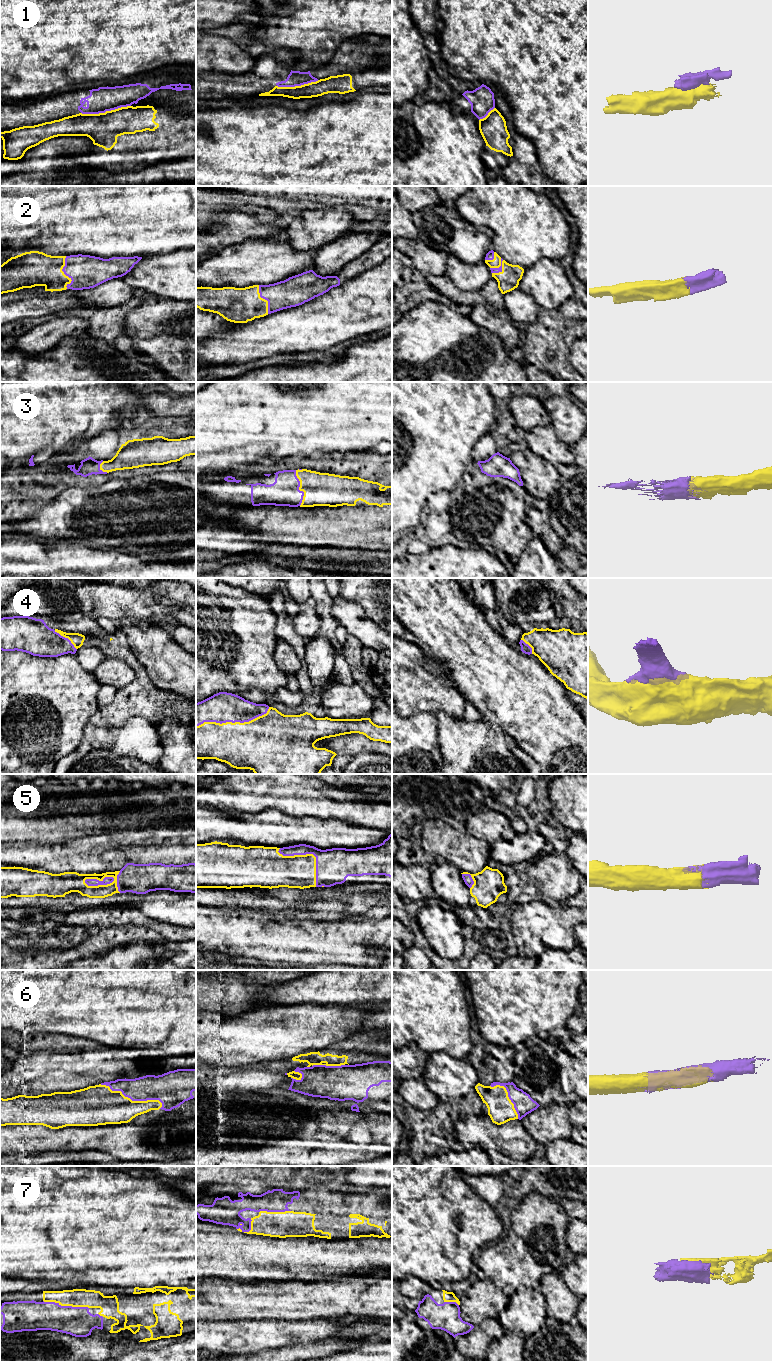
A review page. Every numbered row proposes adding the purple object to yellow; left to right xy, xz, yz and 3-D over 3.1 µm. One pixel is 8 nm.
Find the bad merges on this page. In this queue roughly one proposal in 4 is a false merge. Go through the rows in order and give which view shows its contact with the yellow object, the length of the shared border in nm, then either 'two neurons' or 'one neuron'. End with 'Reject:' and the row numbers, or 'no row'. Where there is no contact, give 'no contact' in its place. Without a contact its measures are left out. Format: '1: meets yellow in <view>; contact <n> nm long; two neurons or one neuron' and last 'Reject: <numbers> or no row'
1: meets yellow in xy; contact 400 nm long; two neurons
2: meets yellow in yz; contact 150 nm long; one neuron
3: meets yellow in xz; contact 300 nm long; one neuron
4: meets yellow in xz; contact 600 nm long; one neuron
5: meets yellow in xz; contact 440 nm long; one neuron
6: meets yellow in xy; contact 550 nm long; one neuron
7: meets yellow in xy; contact 380 nm long; one neuron
Reject: 1

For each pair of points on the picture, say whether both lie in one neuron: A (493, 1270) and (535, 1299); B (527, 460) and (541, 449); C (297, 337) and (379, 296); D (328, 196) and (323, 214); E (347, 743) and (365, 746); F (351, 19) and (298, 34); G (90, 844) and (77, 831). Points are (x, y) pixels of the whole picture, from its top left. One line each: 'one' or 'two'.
A: two
B: two
C: one
D: two
E: one
F: one
G: two

